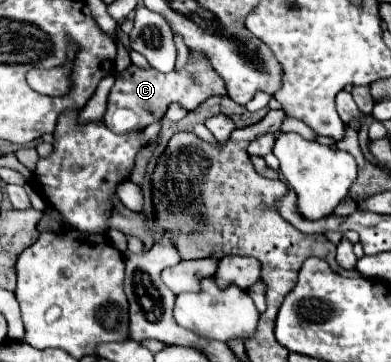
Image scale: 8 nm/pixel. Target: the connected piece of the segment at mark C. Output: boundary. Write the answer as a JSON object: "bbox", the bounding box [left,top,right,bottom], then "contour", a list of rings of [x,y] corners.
{"bbox":[105,59,227,133],"contour":[[[189,59],[181,71],[171,73],[161,73],[157,69],[139,69],[137,65],[129,65],[129,69],[125,69],[111,87],[105,121],[109,129],[115,129],[115,133],[129,133],[131,129],[143,129],[153,121],[161,119],[167,111],[167,105],[173,101],[181,103],[187,111],[191,111],[211,95],[227,95],[227,91],[223,79],[205,63],[197,65],[193,63],[193,59]]]}

